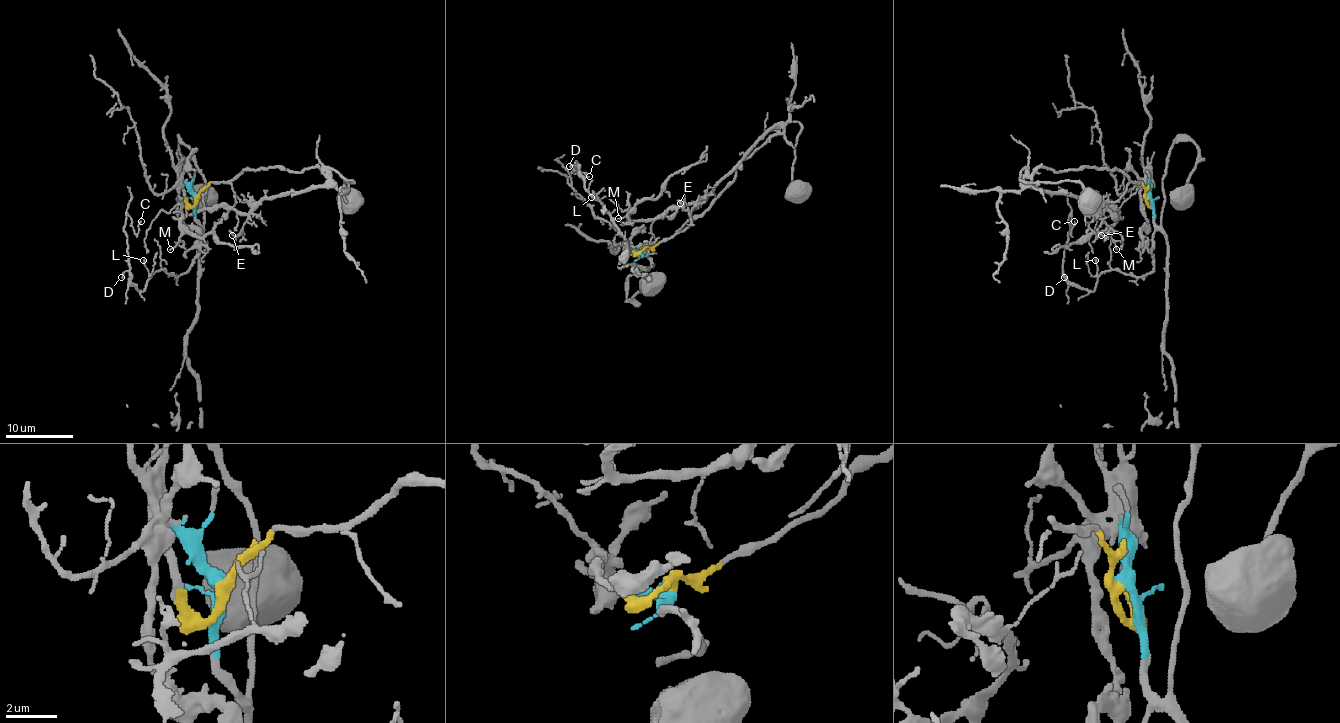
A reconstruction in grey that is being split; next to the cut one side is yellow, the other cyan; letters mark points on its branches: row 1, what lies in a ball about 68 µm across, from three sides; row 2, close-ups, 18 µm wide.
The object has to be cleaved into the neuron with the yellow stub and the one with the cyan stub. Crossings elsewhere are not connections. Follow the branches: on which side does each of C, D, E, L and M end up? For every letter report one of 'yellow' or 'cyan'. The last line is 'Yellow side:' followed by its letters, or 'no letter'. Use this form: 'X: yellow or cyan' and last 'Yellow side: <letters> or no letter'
C: cyan
D: cyan
E: yellow
L: cyan
M: yellow
Yellow side: E, M

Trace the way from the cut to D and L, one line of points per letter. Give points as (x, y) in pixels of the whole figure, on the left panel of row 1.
D: (197, 197), (198, 256), (190, 268), (178, 276), (160, 269), (143, 291), (129, 281), (129, 273), (121, 278)
L: (197, 197), (195, 222), (200, 227), (198, 256), (190, 268), (178, 276), (163, 269), (151, 274), (143, 259)

